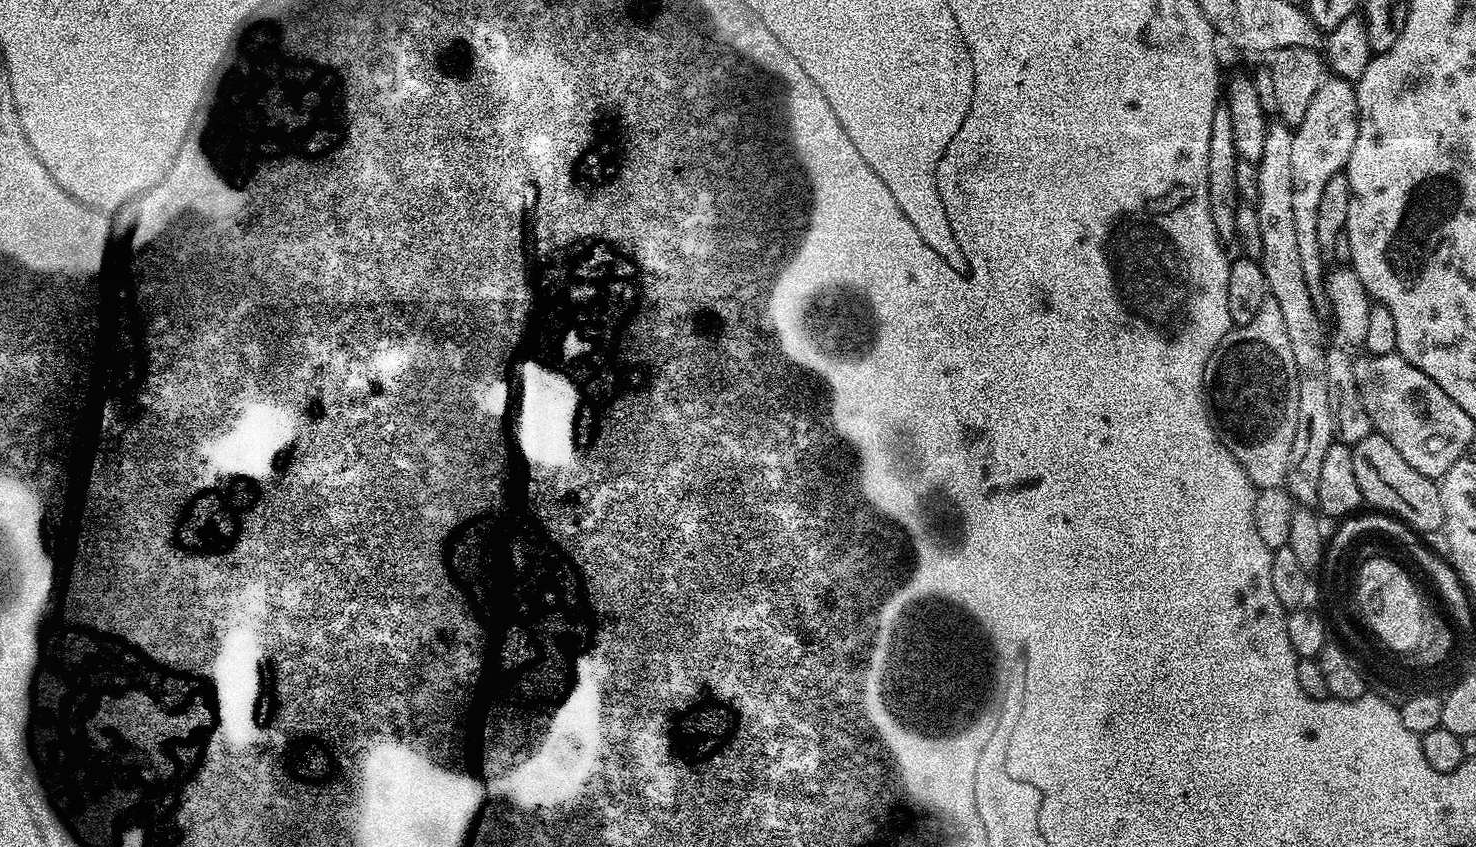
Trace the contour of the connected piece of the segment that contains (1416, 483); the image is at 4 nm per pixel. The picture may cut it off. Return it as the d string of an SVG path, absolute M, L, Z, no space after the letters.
M1373 434L1362 442L1351 445L1354 458L1354 474L1358 478L1358 490L1362 490L1364 504L1380 514L1387 514L1420 532L1439 533L1444 526L1444 511L1439 483L1426 474L1418 474L1384 436Z

